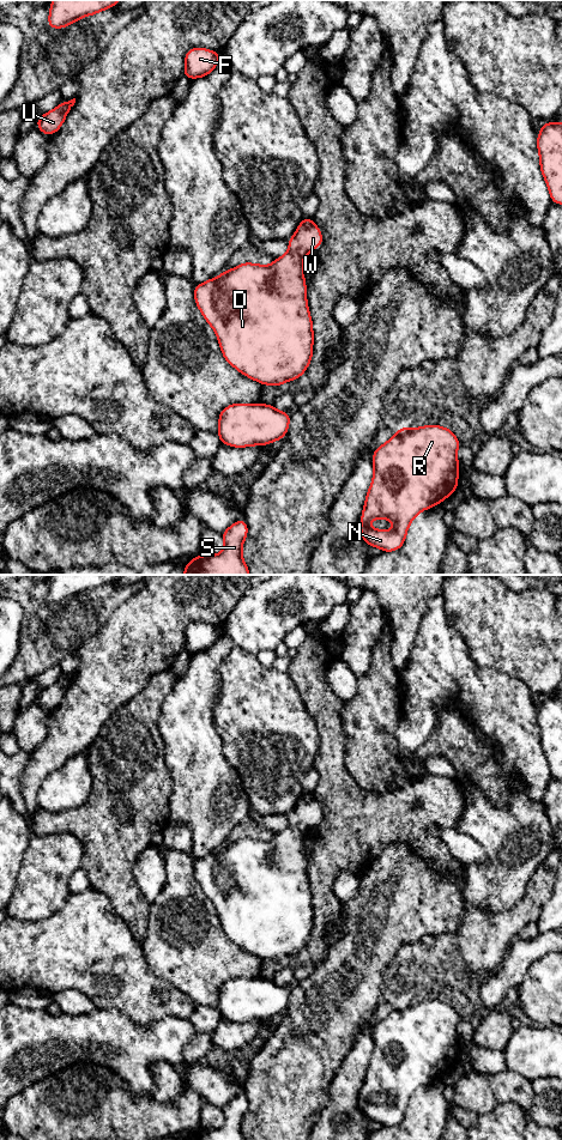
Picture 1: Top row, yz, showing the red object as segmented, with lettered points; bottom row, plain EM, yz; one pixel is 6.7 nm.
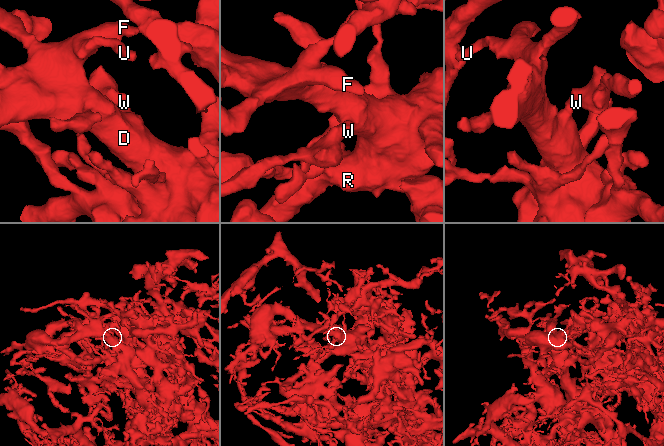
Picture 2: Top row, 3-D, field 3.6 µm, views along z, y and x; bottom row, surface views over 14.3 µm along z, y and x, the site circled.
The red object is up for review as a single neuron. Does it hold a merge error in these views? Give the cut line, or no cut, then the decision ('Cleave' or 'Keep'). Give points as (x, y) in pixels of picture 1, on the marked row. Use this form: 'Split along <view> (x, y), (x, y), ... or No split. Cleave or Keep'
No split. Keep

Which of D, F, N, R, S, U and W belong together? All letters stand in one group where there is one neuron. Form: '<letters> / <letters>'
D F N R S U W

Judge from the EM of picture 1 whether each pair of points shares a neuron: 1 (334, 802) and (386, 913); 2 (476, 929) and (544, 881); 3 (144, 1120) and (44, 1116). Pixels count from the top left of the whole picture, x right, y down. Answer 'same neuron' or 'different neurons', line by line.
1: different neurons
2: same neuron
3: same neuron

